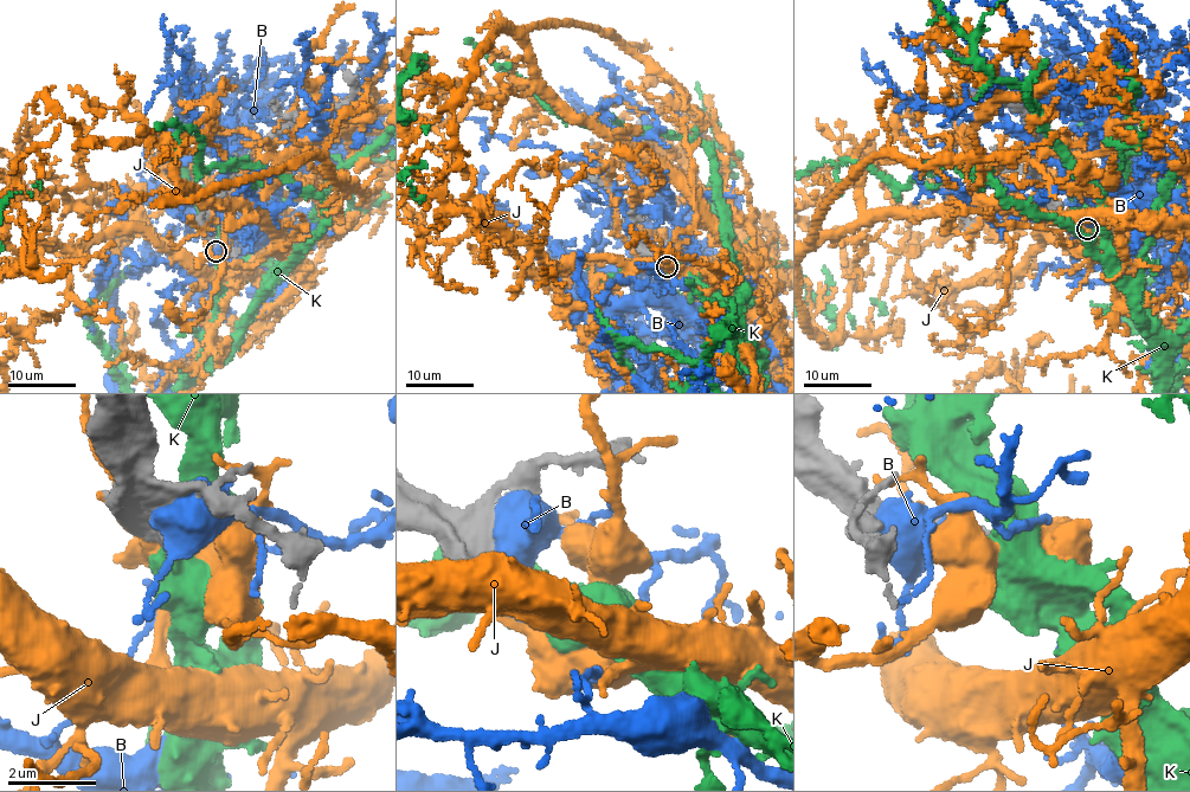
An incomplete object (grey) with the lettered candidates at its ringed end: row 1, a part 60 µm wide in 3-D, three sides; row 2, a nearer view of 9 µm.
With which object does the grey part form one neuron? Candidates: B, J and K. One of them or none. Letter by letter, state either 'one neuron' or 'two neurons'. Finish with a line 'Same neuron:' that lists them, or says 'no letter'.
B: two neurons
J: two neurons
K: one neuron
Same neuron: K

